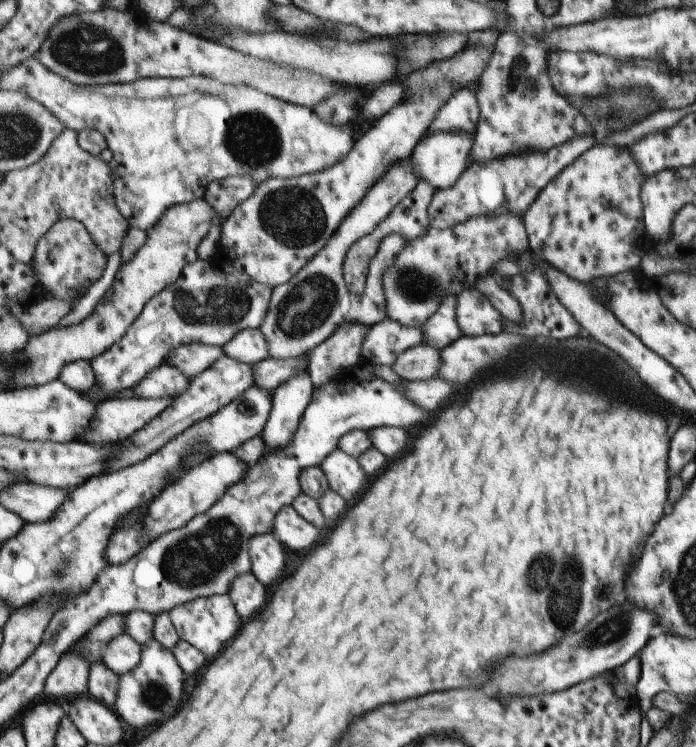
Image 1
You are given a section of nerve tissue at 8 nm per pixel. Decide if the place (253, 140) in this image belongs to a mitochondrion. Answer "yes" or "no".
yes

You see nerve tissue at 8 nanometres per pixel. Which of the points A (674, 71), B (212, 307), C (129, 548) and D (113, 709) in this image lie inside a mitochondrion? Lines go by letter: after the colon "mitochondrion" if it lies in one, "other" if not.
A: other
B: mitochondrion
C: other
D: other

